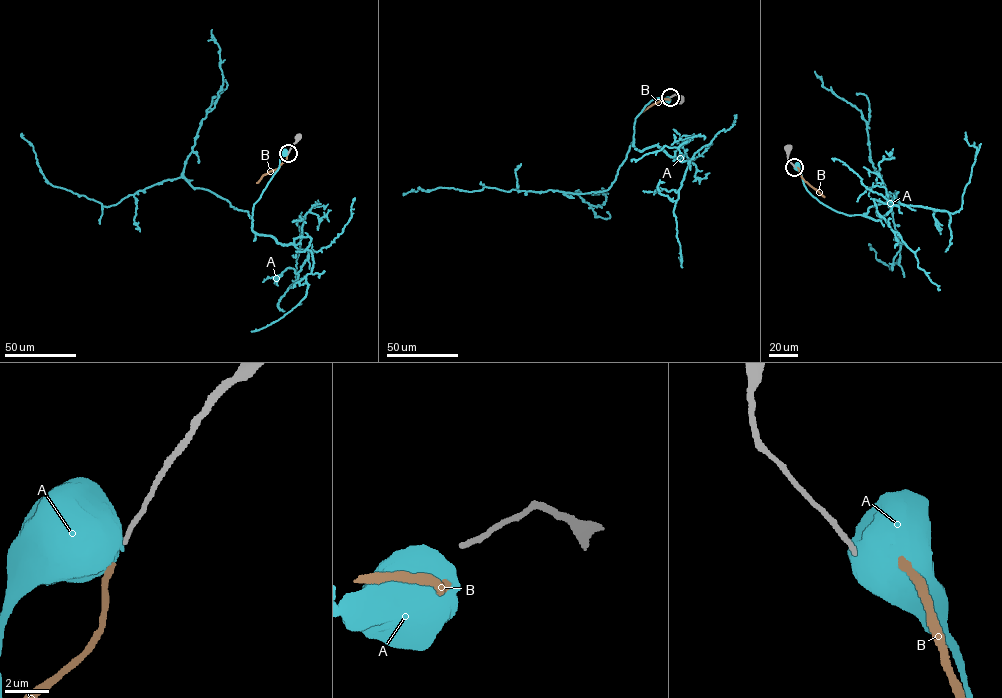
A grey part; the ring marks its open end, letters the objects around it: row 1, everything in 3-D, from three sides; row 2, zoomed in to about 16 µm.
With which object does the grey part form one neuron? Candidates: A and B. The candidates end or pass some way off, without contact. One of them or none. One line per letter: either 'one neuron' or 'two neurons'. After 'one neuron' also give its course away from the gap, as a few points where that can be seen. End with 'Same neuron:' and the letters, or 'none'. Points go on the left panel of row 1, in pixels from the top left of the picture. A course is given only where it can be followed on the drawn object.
A: two neurons
B: two neurons
Same neuron: none

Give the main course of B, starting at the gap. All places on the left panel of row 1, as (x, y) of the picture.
B: (287, 154), (278, 167), (256, 183)

